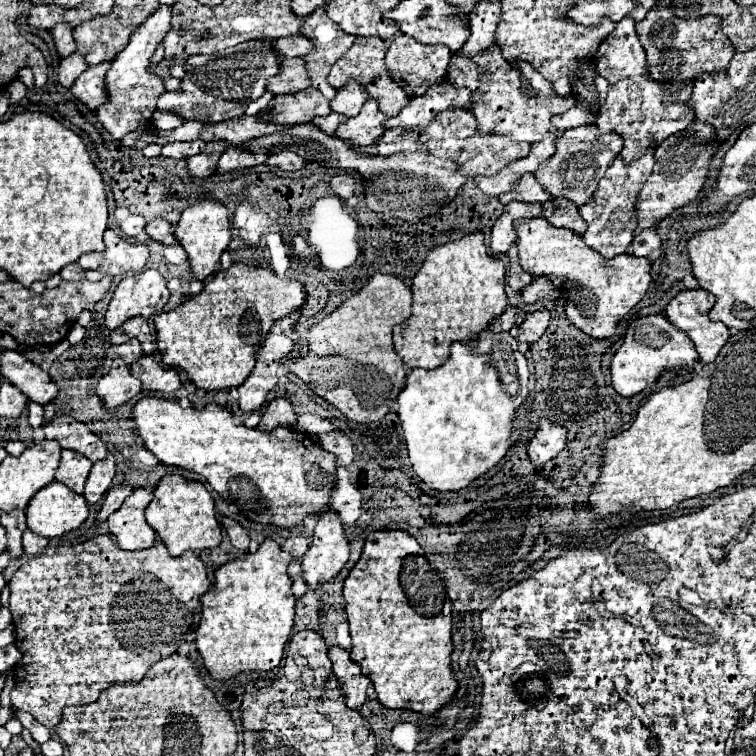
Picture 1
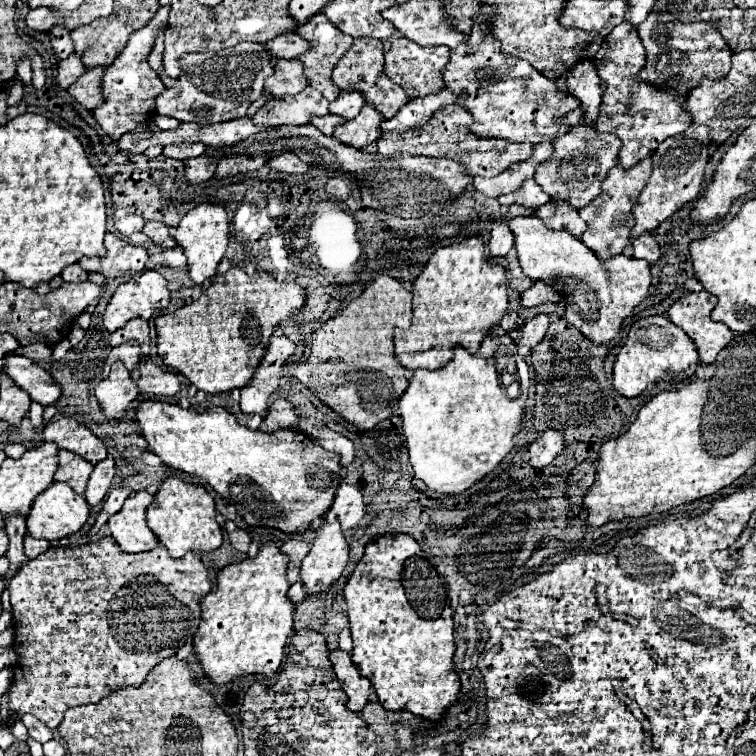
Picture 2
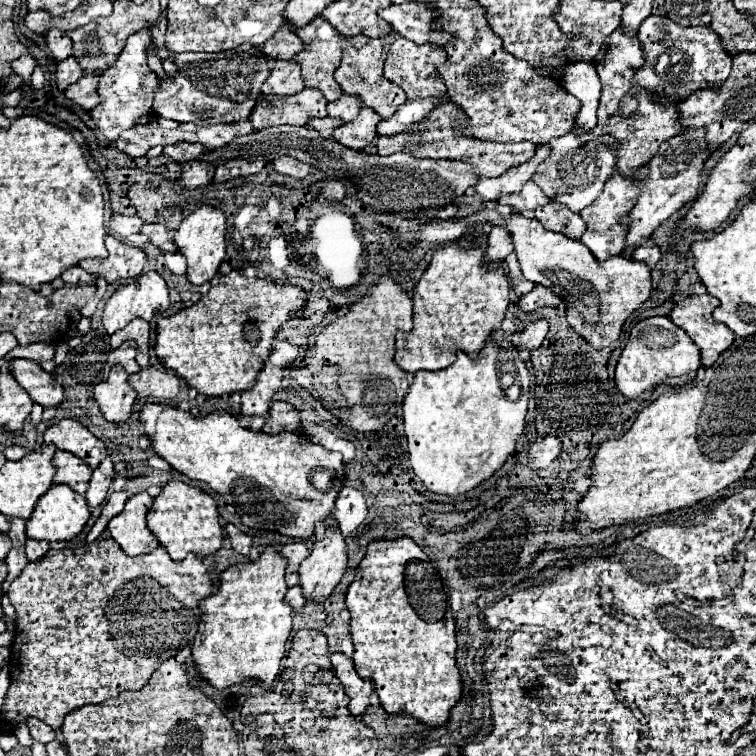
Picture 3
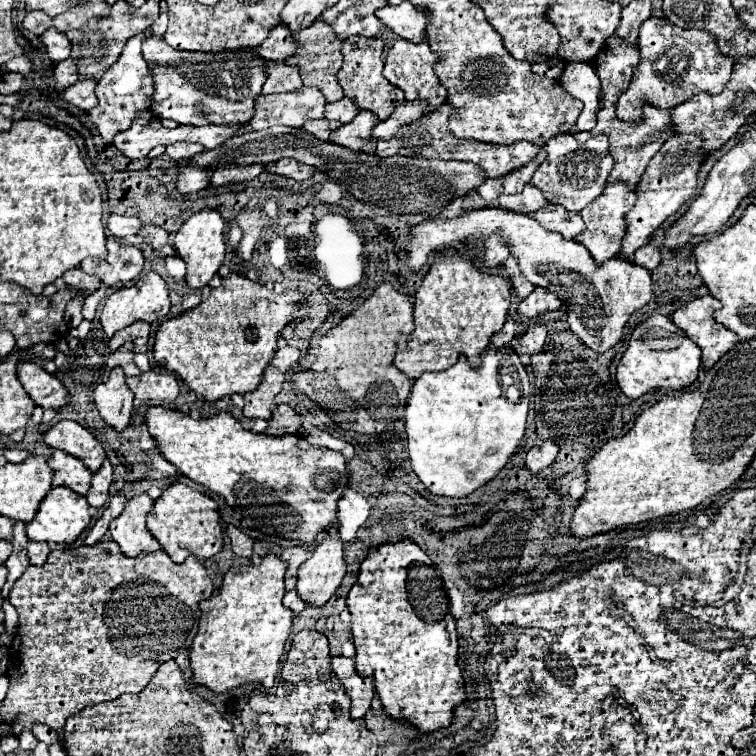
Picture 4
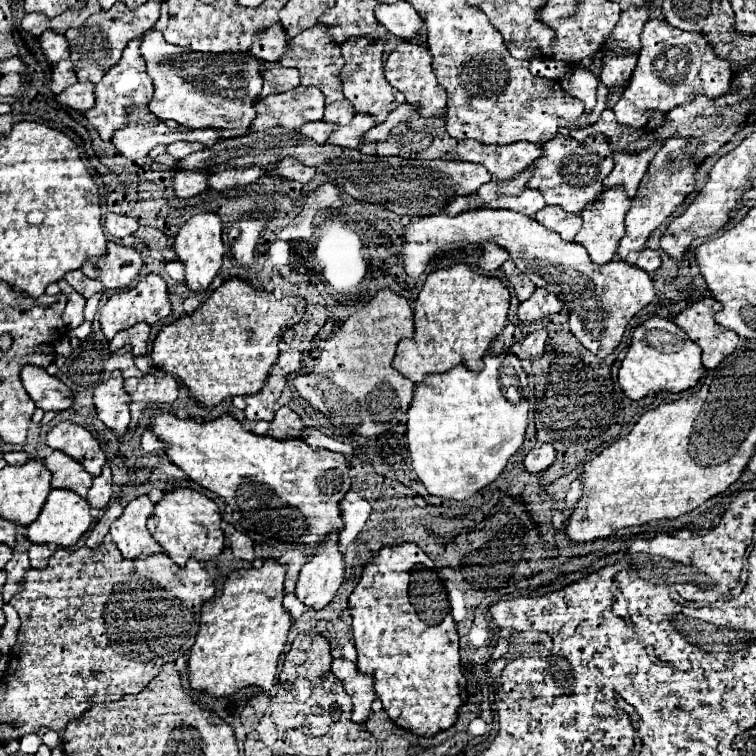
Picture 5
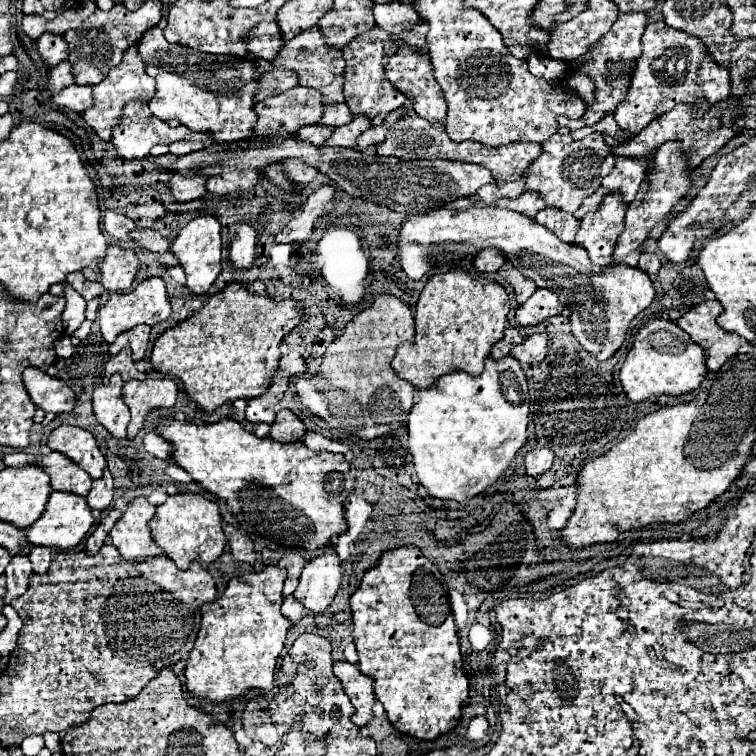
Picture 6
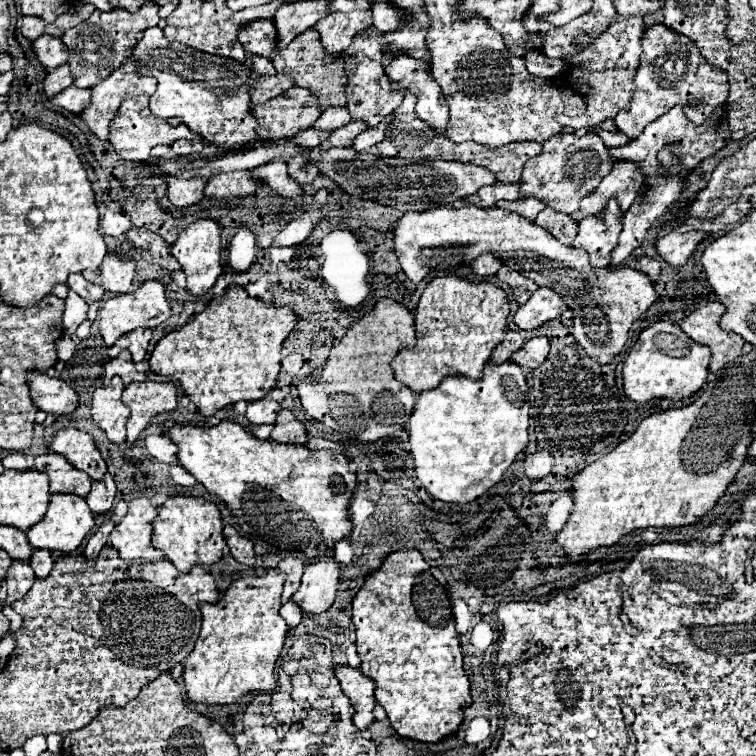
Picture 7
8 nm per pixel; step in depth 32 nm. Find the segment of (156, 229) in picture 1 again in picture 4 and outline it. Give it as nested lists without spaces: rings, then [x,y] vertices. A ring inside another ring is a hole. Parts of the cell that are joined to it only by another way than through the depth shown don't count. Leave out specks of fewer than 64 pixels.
[[[148,224],[148,226],[142,226],[142,228],[138,230],[138,234],[144,236],[146,242],[148,242],[160,256],[176,256],[176,250],[174,250],[172,244],[170,244],[170,236],[168,236],[168,232],[166,232],[164,228]]]

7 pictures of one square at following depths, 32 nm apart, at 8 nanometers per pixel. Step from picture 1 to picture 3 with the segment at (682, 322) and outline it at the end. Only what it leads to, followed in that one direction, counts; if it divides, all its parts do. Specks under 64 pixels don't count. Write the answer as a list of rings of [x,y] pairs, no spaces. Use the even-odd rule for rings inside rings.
[[[702,294],[690,296],[684,302],[676,304],[670,314],[672,322],[684,332],[688,332],[688,336],[700,348],[702,366],[712,366],[718,356],[728,350],[736,340],[736,334],[728,326],[714,322],[712,312],[718,306],[720,302],[714,296]]]

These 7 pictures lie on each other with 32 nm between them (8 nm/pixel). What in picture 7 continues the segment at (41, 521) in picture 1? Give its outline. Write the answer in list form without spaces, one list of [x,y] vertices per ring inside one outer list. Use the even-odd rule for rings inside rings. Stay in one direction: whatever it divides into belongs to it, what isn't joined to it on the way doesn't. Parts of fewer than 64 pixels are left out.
[[[52,496],[44,520],[40,524],[32,526],[26,532],[26,536],[28,536],[28,542],[32,548],[50,550],[50,552],[58,550],[62,554],[70,554],[82,544],[82,540],[90,534],[92,528],[94,528],[94,514],[90,512],[84,498],[80,498],[80,496]]]

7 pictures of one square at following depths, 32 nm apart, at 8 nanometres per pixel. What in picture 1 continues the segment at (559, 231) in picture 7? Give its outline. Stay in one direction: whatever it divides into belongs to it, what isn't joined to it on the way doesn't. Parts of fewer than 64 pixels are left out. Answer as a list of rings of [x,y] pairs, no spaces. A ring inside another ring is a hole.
[[[554,198],[543,204],[542,218],[555,227],[574,230],[576,234],[586,232],[586,224],[578,208],[566,198]]]

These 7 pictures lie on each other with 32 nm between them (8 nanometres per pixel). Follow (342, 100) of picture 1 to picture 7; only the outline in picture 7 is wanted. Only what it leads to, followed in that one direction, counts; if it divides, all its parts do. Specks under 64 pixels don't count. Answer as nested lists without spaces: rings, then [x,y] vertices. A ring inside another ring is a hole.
[[[328,108],[326,112],[322,112],[322,116],[314,122],[316,130],[336,130],[344,124],[348,124],[352,118],[348,116],[346,108]]]

